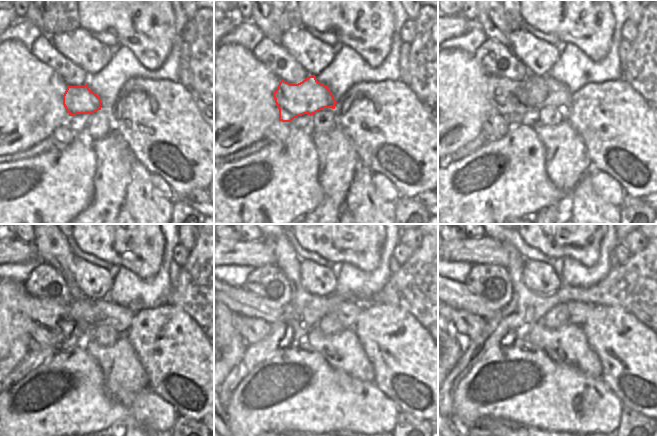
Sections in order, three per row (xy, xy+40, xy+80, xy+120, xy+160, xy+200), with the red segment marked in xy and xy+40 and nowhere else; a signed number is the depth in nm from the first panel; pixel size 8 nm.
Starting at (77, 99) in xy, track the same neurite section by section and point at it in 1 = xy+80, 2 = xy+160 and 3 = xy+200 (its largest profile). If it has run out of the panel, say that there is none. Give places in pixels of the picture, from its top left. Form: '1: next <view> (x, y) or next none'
1: next xy+80 (515, 101)
2: next xy+160 (288, 330)
3: next xy+200 (514, 328)

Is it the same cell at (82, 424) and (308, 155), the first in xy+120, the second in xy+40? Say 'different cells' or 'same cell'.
same cell

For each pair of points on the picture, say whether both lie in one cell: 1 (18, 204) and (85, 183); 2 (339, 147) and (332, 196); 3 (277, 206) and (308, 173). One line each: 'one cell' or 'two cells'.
1: one cell
2: one cell
3: one cell

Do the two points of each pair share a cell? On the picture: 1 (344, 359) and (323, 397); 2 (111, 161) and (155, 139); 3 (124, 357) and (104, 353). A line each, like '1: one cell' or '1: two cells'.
1: two cells
2: two cells
3: one cell

